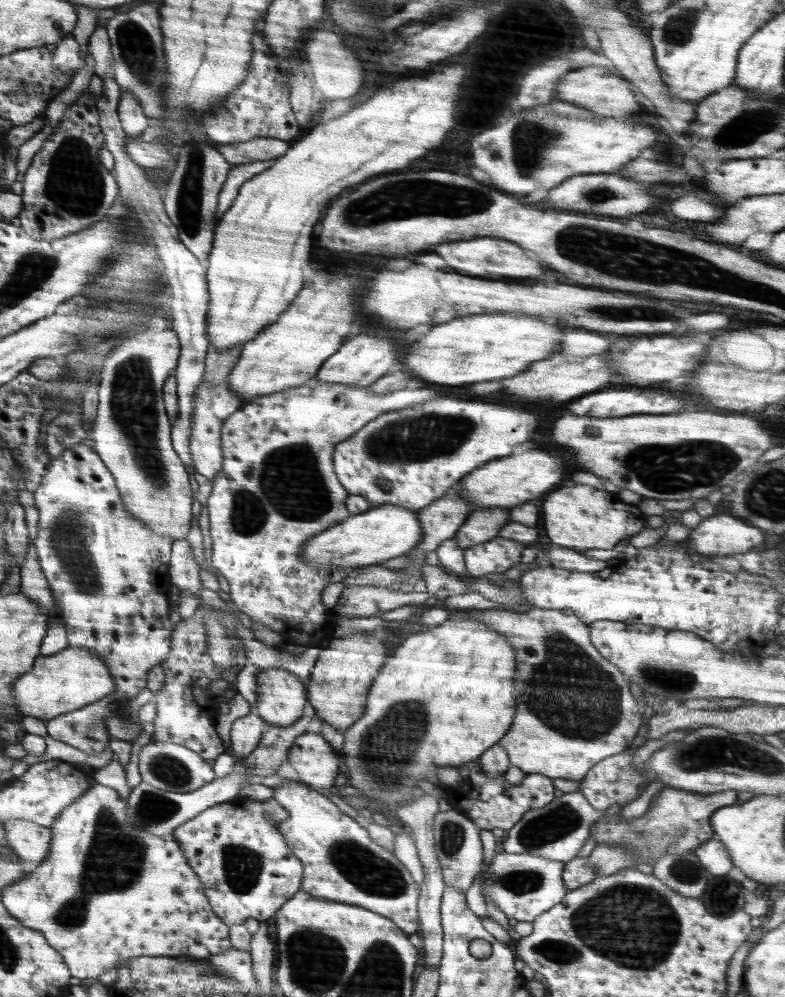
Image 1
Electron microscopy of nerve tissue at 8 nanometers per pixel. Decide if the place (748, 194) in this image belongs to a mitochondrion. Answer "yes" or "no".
no

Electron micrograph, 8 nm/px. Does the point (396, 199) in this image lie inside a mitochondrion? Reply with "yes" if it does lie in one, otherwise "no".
yes

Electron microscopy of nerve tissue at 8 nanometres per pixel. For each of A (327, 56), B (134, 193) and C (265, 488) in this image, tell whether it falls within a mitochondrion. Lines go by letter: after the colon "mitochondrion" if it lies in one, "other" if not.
A: mitochondrion
B: other
C: mitochondrion

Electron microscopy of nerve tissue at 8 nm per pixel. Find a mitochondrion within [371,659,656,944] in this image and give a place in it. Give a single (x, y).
(543, 828)

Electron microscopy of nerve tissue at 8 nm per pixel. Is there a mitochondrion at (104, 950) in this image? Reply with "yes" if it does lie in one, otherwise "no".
no

